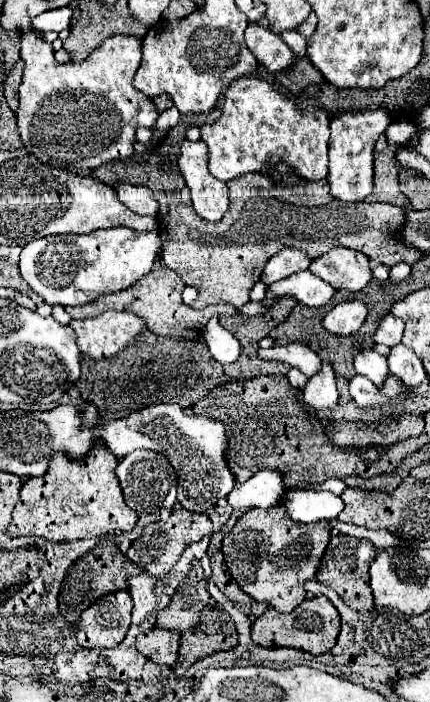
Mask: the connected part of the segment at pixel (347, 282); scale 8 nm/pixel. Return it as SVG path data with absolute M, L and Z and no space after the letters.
M342 247L324 253L320 259L314 259L310 263L310 271L328 281L334 289L354 293L362 291L372 279L370 259L352 249Z

